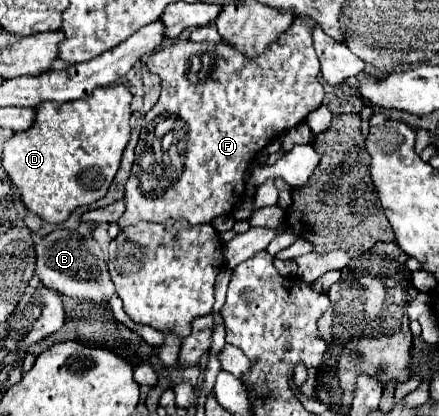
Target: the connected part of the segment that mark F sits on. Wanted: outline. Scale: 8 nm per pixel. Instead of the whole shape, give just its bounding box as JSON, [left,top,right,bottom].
[118,17,324,229]

